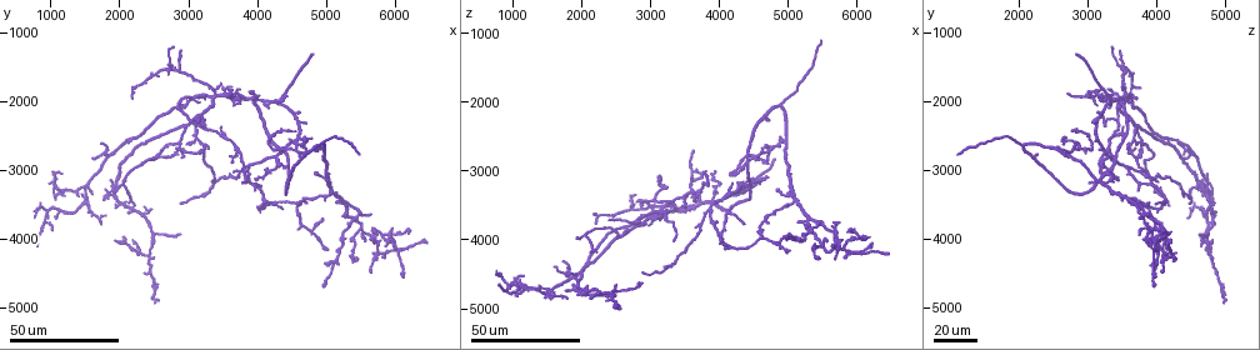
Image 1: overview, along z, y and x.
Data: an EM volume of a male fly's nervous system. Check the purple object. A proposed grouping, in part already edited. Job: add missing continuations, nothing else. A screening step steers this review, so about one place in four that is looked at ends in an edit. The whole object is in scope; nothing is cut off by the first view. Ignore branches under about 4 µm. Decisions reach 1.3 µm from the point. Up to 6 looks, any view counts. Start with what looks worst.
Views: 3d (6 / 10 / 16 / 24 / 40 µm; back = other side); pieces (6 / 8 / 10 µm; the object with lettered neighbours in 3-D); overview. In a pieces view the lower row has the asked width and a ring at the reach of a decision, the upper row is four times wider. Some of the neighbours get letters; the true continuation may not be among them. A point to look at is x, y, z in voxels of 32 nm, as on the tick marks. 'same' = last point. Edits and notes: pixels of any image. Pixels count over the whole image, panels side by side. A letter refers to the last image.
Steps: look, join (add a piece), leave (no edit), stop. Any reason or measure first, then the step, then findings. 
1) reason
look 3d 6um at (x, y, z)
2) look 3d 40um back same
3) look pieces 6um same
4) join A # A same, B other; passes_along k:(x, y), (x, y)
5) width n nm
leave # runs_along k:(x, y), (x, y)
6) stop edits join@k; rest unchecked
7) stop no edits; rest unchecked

branch stops here
look 3d 40um at (5500, 2800, 1100)

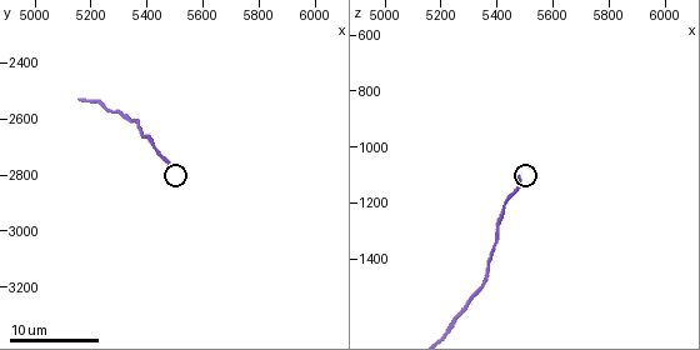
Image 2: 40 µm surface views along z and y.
look pieces 10um at (5470, 2760, 1100)

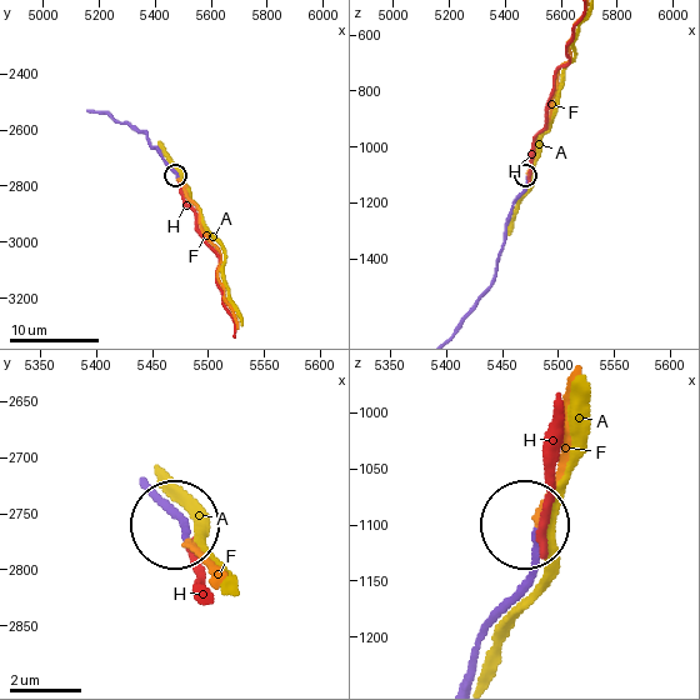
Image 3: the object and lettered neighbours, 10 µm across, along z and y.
width 170 nm
join F # A other, F same, H other; it goes on there

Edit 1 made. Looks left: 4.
branch stops here
look 3d 24um at (5650, 3650, 3850)

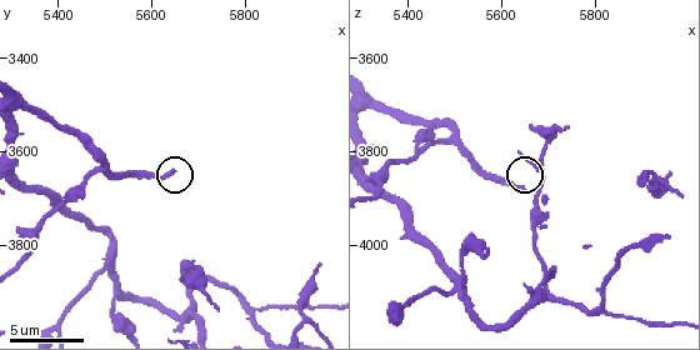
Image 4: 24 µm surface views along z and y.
look pieces 8um at (5645, 3645, 3880)

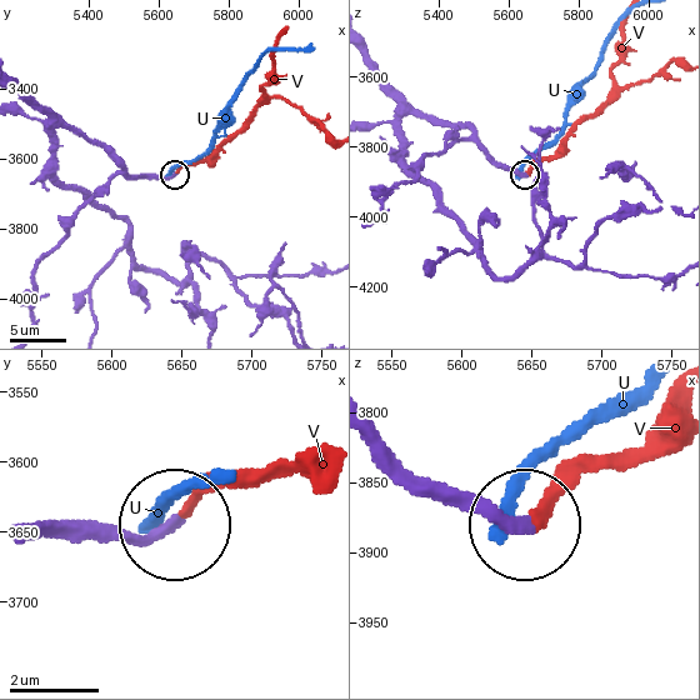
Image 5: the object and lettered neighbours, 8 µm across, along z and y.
join V # U other, V same; passes_along 5:(496, 164), (528, 174), (608, 99), (621, 28); it goes on there

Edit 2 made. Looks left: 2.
stop edits join@3, join@5; rest unchecked

